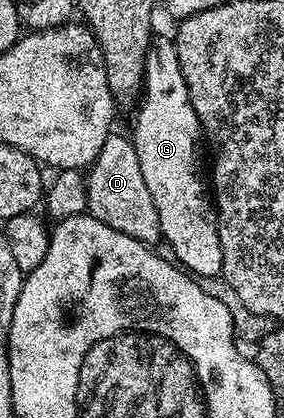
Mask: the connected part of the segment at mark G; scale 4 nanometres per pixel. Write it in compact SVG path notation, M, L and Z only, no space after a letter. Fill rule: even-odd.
M154 44L150 48L145 56L145 79L140 101L141 110L137 113L137 126L131 132L131 140L138 153L144 182L159 213L164 244L173 248L172 256L190 274L201 279L216 278L223 263L217 210L214 198L207 192L206 182L205 185L201 182L197 140L200 142L203 134L179 67L176 44Z

